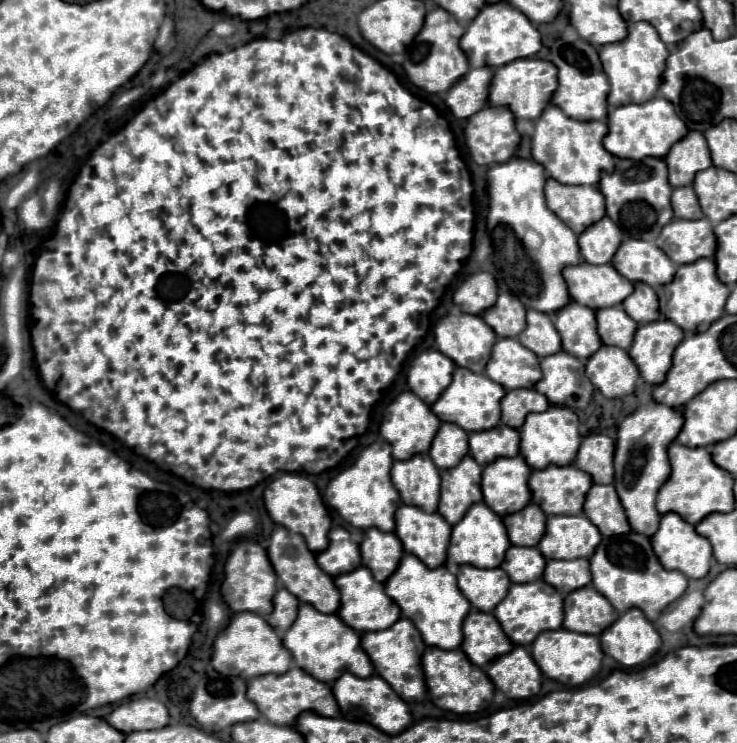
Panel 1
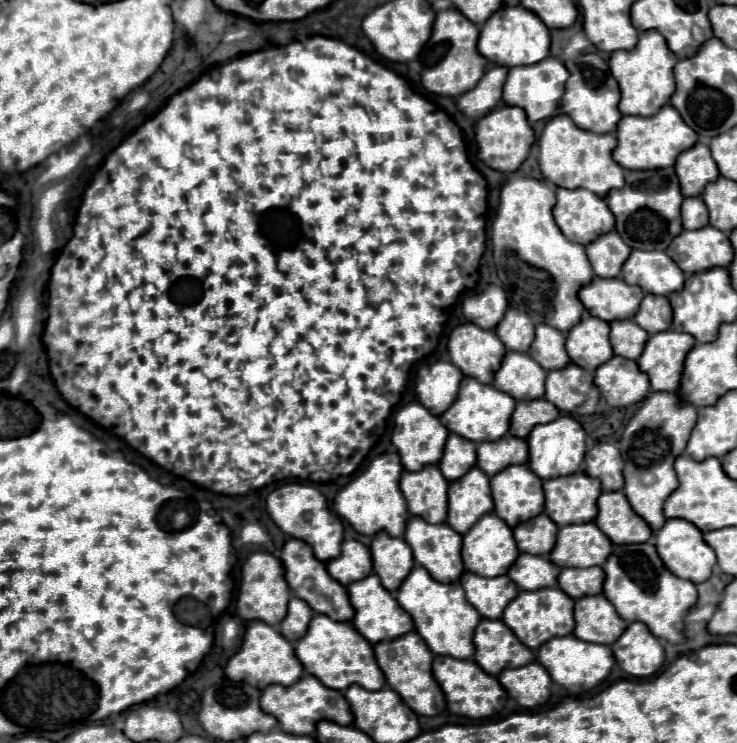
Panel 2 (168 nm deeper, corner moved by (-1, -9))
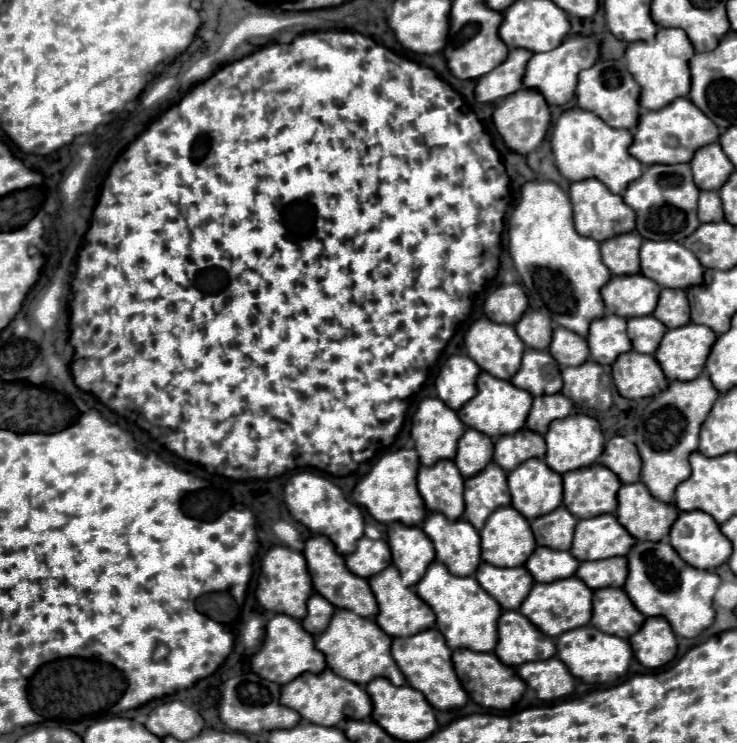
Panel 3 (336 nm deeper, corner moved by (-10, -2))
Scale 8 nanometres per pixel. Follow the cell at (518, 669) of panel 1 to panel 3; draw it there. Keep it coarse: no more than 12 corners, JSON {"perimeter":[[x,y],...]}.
{"perimeter":[[557,658],[525,662],[519,678],[539,700],[573,692],[575,678]]}

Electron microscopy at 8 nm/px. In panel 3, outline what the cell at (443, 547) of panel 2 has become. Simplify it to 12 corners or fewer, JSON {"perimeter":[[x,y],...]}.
{"perimeter":[[427,514],[423,532],[453,576],[481,562],[479,532],[459,518]]}

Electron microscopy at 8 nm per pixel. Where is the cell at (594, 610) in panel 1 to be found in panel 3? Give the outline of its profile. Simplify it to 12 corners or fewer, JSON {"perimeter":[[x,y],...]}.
{"perimeter":[[621,588],[593,592],[591,624],[633,636],[645,616]]}

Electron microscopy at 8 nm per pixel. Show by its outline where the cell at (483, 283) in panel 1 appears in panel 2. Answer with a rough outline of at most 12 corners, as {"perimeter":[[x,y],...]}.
{"perimeter":[[498,285],[466,297],[464,317],[482,329],[500,323],[508,297]]}

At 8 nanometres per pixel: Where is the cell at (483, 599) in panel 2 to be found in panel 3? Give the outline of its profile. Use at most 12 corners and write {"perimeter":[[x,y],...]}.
{"perimeter":[[483,562],[477,582],[503,610],[517,610],[533,586],[527,568]]}

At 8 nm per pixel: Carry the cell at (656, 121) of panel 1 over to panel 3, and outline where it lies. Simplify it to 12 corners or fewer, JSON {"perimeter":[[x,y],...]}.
{"perimeter":[[677,98],[643,110],[629,146],[641,164],[689,162],[717,126]]}

